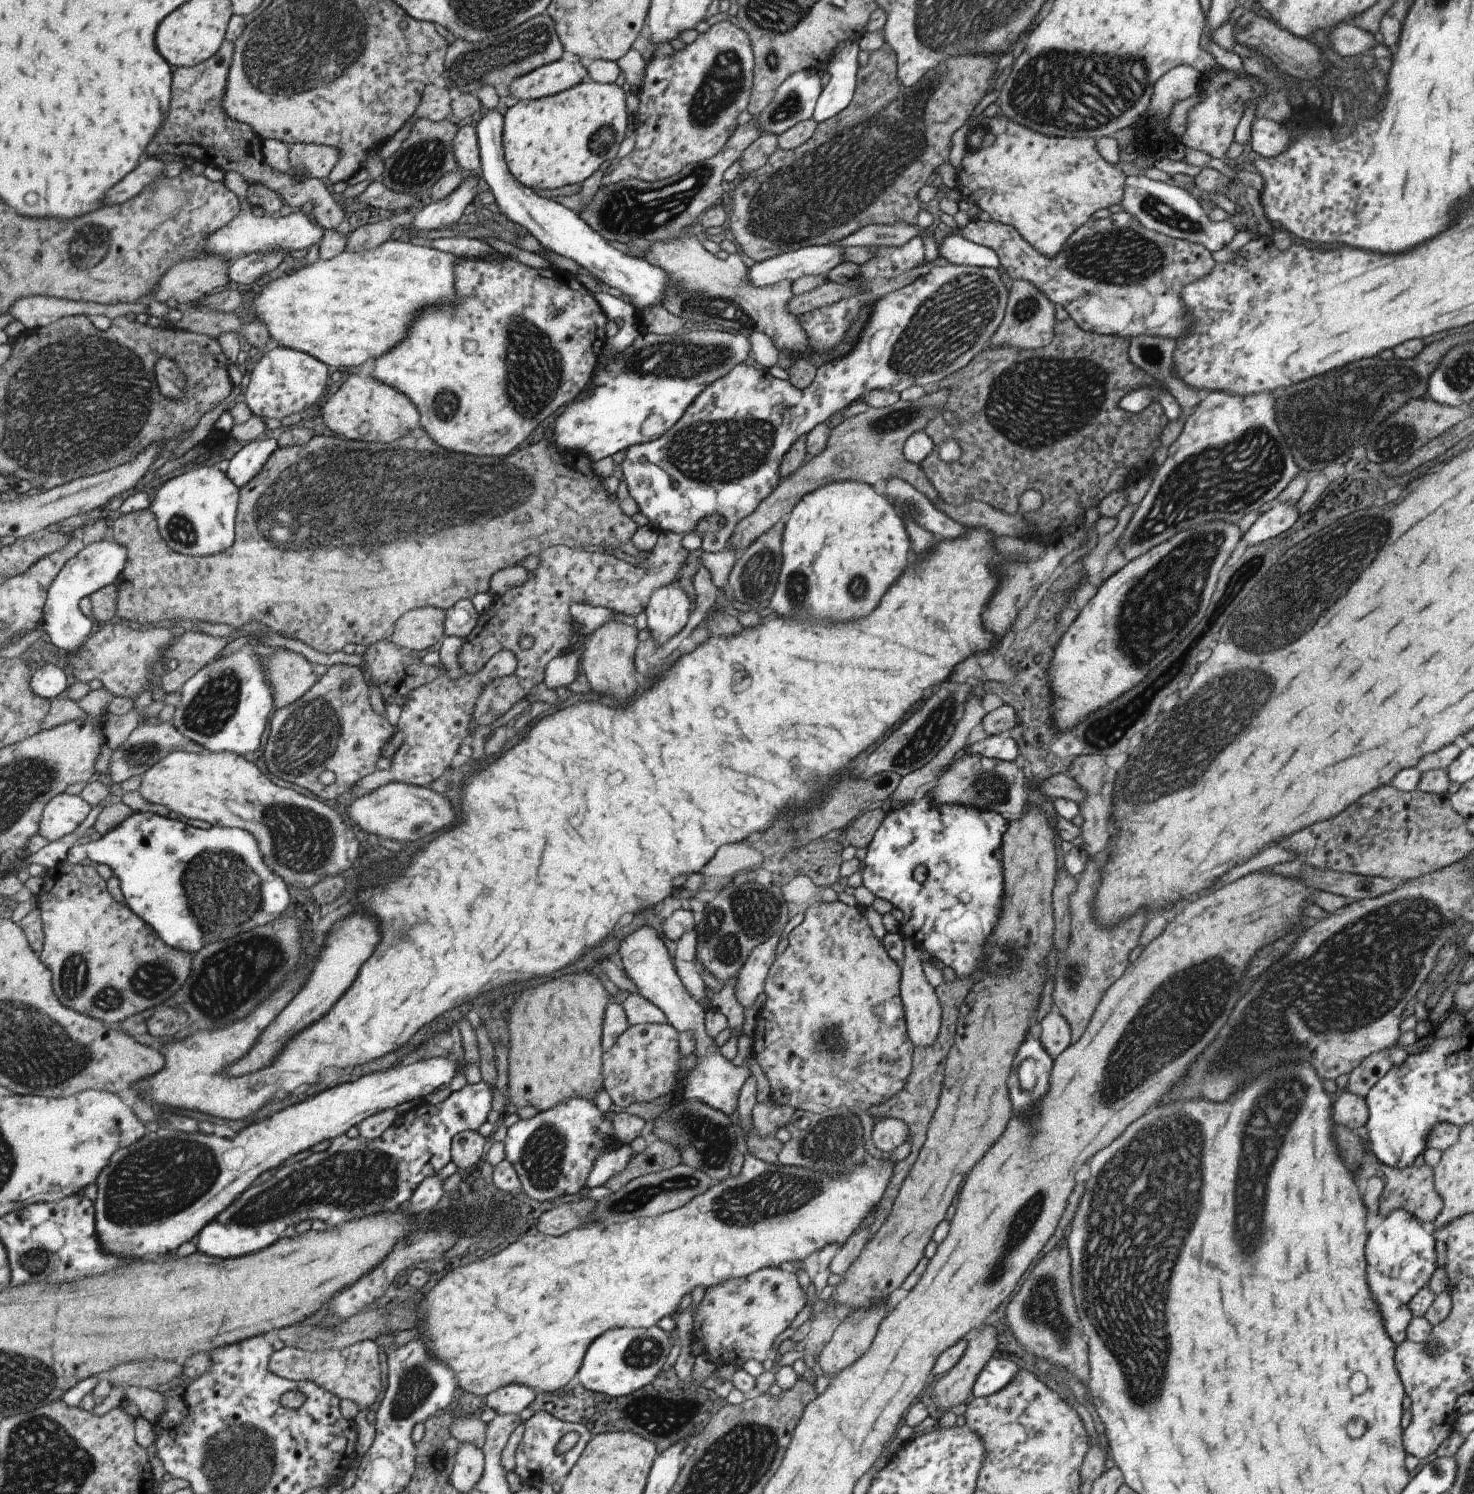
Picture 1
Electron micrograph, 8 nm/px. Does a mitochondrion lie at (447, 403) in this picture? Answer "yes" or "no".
yes

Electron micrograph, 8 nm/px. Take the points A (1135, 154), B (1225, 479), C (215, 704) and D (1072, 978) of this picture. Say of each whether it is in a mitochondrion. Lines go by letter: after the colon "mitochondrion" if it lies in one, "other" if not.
A: other
B: mitochondrion
C: mitochondrion
D: mitochondrion

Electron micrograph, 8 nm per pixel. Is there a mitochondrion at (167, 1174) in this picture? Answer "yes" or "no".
yes

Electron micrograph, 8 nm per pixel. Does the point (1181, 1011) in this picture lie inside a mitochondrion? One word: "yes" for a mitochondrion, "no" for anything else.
yes

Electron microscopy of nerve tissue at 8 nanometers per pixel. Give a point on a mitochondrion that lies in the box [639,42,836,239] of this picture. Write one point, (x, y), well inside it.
(722, 85)

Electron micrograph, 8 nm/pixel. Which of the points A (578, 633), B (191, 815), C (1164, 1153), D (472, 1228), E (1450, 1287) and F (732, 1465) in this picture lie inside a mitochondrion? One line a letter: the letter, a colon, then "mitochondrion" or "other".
A: other
B: other
C: mitochondrion
D: mitochondrion
E: other
F: mitochondrion

